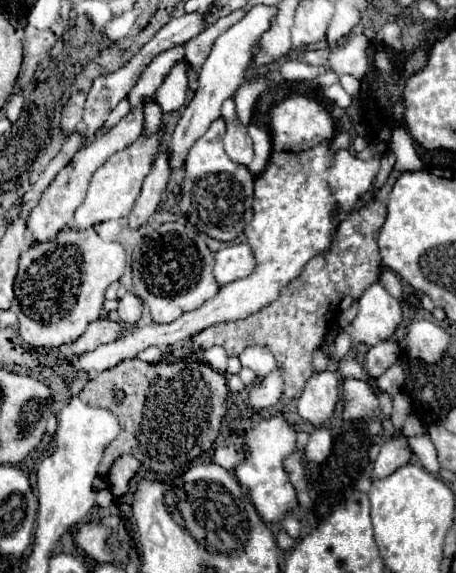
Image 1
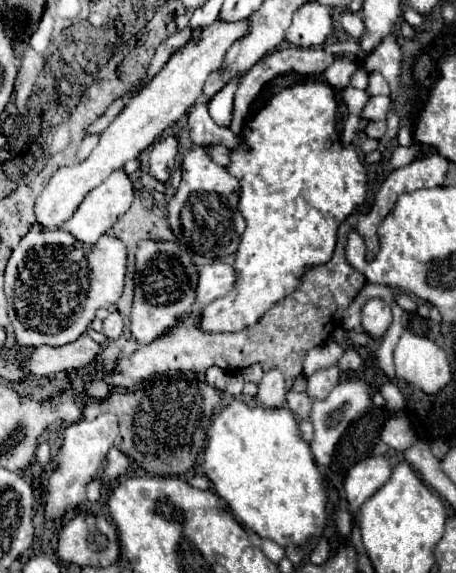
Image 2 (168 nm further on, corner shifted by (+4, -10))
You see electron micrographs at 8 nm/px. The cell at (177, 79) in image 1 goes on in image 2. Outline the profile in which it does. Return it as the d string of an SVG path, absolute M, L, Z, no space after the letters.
M248 21L214 23L202 31L202 39L198 43L186 43L186 47L176 51L162 67L162 71L138 95L134 95L134 99L130 99L124 111L108 125L108 129L100 135L100 143L92 149L90 157L82 163L60 167L52 175L50 183L36 201L36 221L44 229L56 229L66 223L76 213L86 193L94 189L94 185L100 185L114 169L124 167L126 161L136 159L148 145L152 145L152 141L162 135L164 129L172 127L182 115L186 115L196 101L202 101L202 85L206 77L210 75L210 71L222 65L228 47L236 39L246 35L246 31Z

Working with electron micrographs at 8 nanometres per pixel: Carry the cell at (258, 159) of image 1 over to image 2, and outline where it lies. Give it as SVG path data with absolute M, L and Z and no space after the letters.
M196 103L188 113L188 127L194 145L224 145L230 149L244 147L242 137L234 135L226 127L218 127L208 115L208 107L204 103Z

